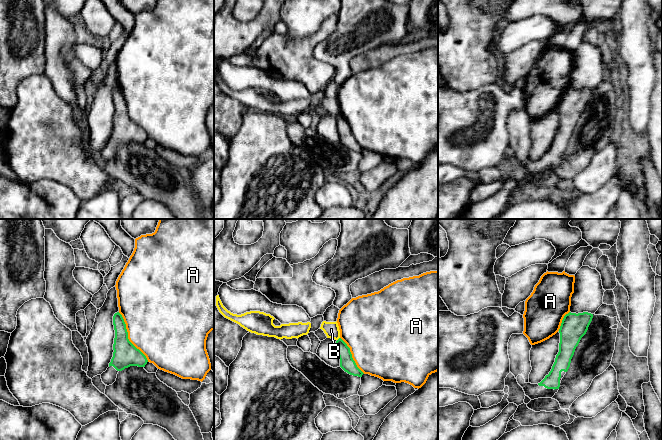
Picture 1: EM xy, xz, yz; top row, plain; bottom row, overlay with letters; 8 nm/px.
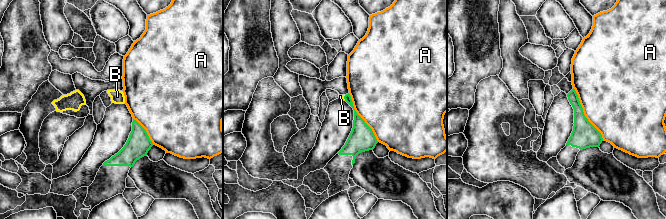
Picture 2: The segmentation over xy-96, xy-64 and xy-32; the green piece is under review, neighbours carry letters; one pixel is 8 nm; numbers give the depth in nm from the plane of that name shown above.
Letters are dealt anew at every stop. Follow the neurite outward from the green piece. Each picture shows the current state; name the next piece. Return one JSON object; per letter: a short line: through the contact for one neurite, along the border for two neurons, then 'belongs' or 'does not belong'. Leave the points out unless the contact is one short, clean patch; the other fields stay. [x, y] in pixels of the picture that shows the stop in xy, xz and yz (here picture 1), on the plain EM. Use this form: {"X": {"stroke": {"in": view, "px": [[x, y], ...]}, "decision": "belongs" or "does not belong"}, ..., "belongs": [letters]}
{"A": {"decision": "does not belong"}, "B": {"stroke": {"in": "xz", "px": [[339, 113], [337, 116]]}, "decision": "does not belong"}, "belongs": []}

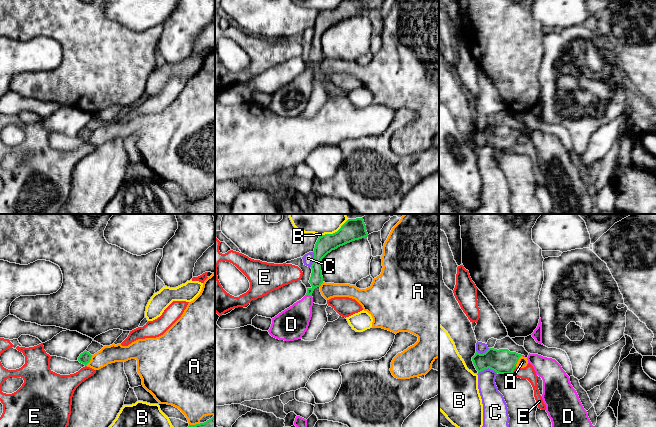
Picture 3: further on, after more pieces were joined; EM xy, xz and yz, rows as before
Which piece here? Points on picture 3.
{"A": {"decision": "does not belong"}, "B": {"decision": "does not belong"}, "C": {"decision": "does not belong"}, "D": {"decision": "belongs"}, "E": {"stroke": {"in": "yz", "px": [[516, 143], [511, 149]]}, "decision": "does not belong"}, "belongs": ["D"]}

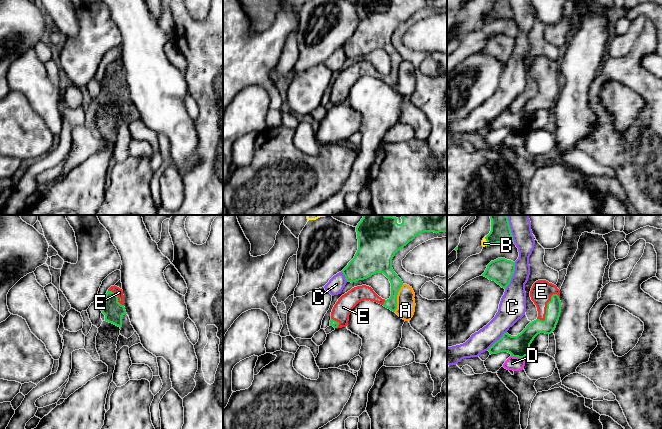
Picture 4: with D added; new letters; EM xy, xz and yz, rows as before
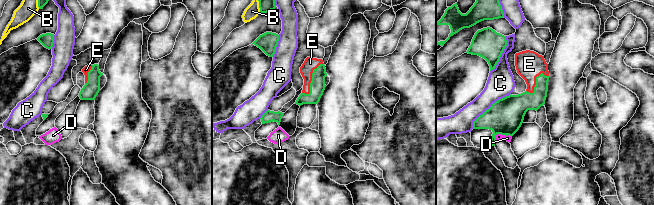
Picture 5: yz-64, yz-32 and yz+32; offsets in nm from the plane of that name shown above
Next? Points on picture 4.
{"A": {"decision": "does not belong"}, "B": {"decision": "does not belong"}, "C": {"decision": "does not belong"}, "D": {"stroke": {"in": "yz", "px": [[511, 131], [522, 134]]}, "decision": "does not belong"}, "E": {"decision": "belongs"}, "belongs": ["E"]}

